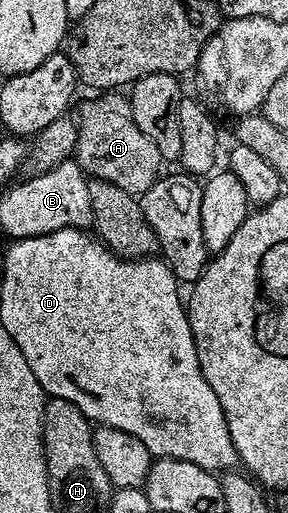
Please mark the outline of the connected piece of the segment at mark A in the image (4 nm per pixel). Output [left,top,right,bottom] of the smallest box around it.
[74,93,161,197]

